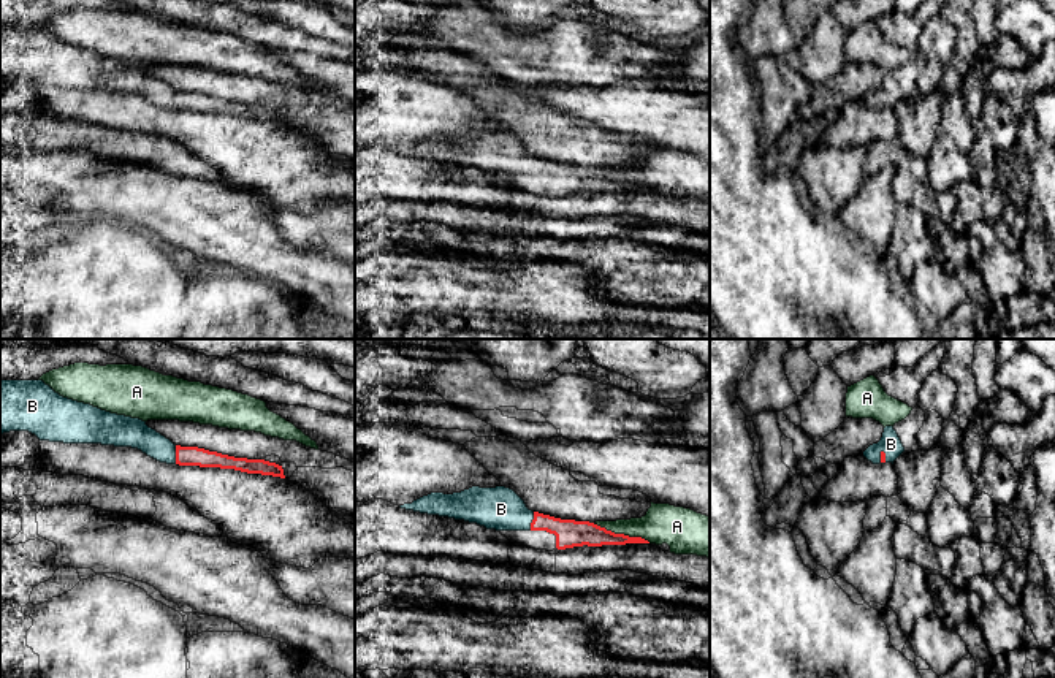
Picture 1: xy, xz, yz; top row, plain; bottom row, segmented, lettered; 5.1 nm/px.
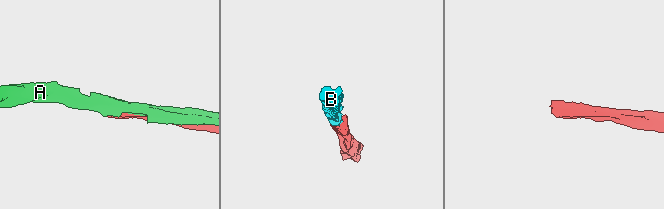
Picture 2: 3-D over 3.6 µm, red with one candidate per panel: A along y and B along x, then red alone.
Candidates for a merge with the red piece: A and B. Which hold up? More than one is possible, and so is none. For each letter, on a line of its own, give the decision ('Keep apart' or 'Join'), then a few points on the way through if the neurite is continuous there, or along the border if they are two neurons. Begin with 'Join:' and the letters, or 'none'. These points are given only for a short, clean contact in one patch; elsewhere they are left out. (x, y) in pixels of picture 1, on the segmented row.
Join: B
A: Keep apart
B: Join. Path across: xy (184, 455), (176, 455), (133, 433)

